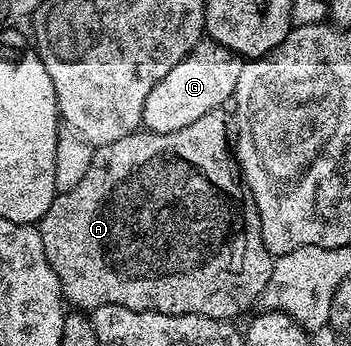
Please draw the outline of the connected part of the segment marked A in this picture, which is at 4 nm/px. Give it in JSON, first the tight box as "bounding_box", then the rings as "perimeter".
{"bounding_box":[39,109,275,320],"perimeter":[[[224,109],[207,112],[207,116],[199,116],[195,124],[187,124],[187,128],[179,128],[179,132],[152,134],[151,131],[142,129],[140,132],[123,136],[123,140],[115,140],[115,144],[98,146],[91,156],[91,168],[87,168],[83,180],[79,180],[79,184],[75,184],[71,192],[58,193],[51,208],[47,208],[47,212],[42,216],[39,229],[43,252],[47,252],[47,260],[70,307],[81,312],[91,312],[95,308],[103,308],[103,304],[119,304],[123,308],[150,310],[160,314],[198,314],[208,318],[237,320],[244,310],[260,303],[263,288],[267,288],[267,280],[271,280],[275,256],[269,251],[267,244],[263,244],[261,217],[241,177],[235,150],[231,145],[231,118],[225,113]]]}

